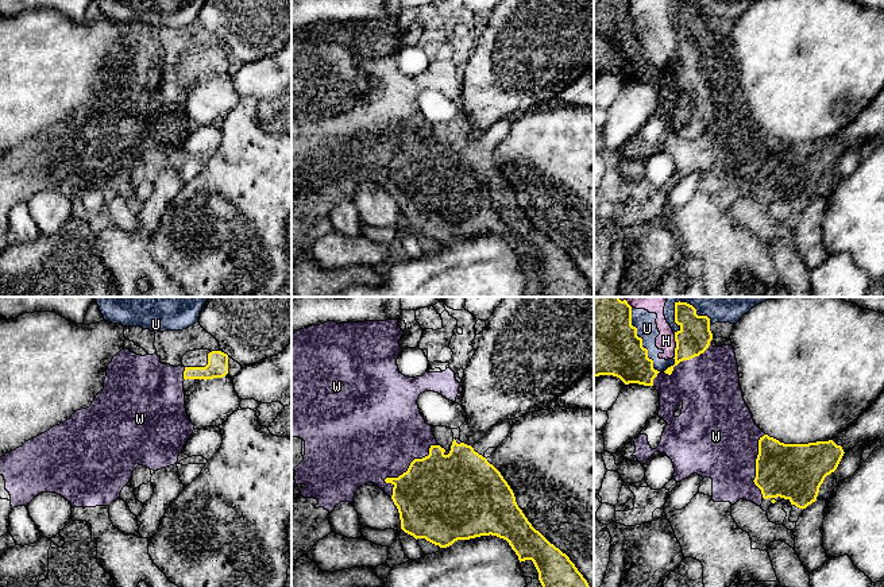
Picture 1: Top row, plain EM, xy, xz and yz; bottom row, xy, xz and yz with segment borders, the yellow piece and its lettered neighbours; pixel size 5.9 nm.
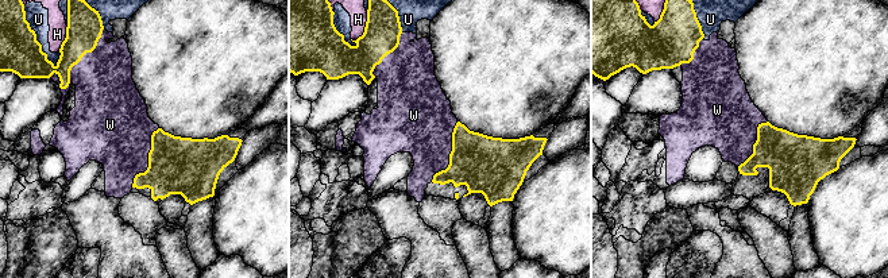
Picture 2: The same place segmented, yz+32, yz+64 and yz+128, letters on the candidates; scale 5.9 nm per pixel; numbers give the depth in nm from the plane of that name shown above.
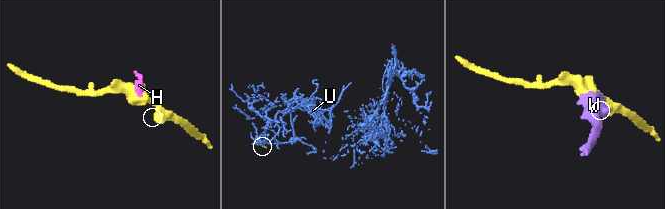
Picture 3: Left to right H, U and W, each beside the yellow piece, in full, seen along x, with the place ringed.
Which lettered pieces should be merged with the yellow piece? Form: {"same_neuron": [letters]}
{"same_neuron": []}

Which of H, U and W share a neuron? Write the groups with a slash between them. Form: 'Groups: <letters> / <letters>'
Groups: H W / U

